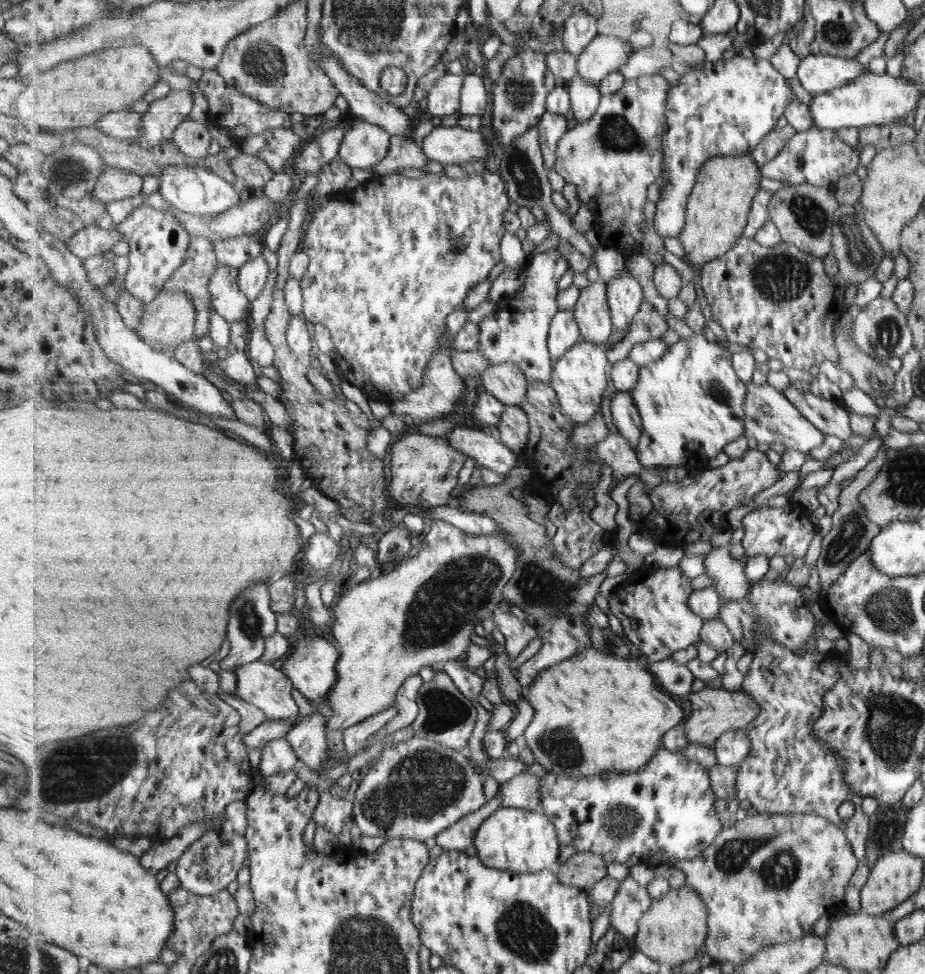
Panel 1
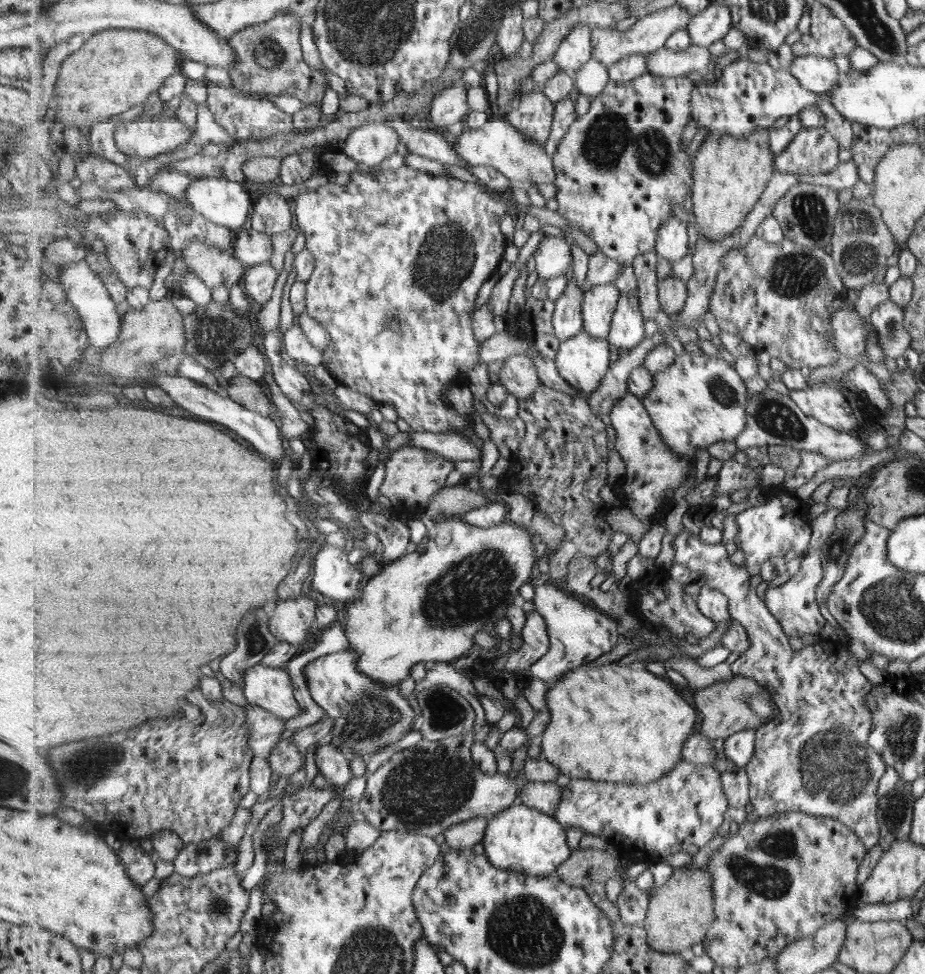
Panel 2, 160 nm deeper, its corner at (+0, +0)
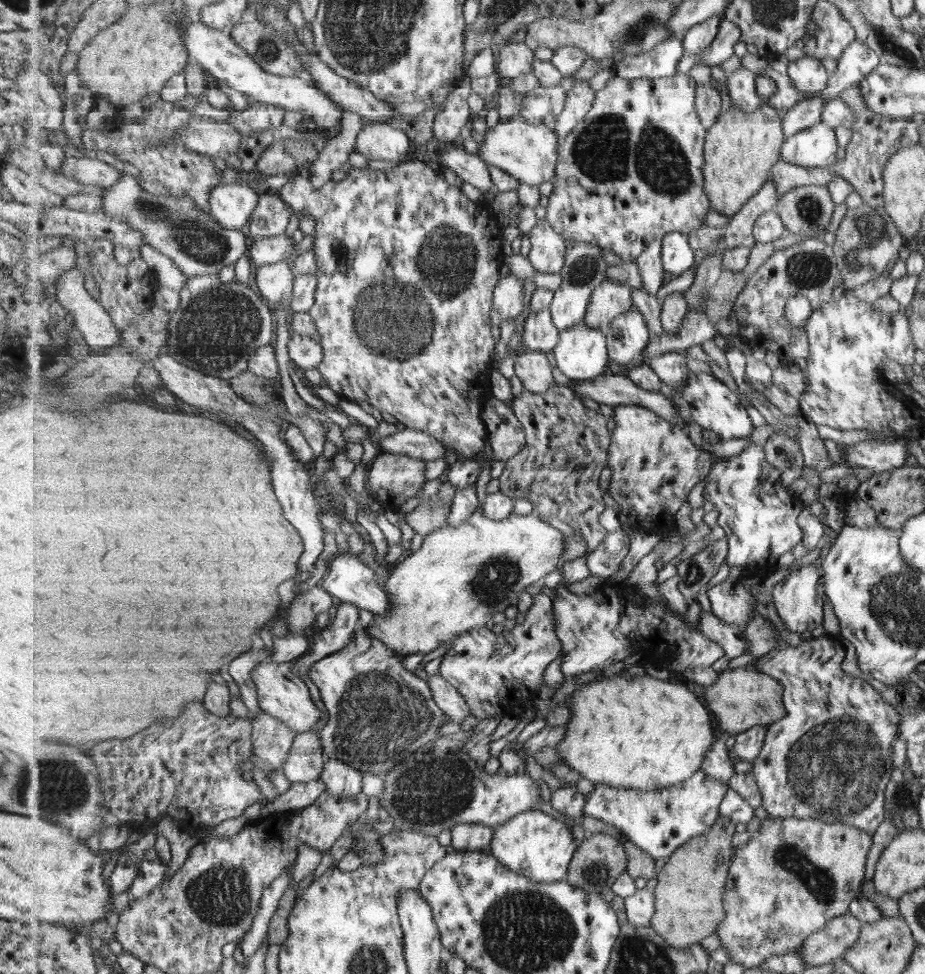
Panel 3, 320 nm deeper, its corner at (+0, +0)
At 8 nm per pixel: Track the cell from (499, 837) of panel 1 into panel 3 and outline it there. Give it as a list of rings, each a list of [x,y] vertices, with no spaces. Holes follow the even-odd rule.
[[[535,808],[494,828],[494,839],[490,847],[492,855],[506,868],[540,883],[565,880],[579,848],[572,830],[557,818]]]

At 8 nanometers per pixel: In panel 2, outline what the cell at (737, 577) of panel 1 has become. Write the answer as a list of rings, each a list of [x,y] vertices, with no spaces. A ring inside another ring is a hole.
[[[684,529],[681,531],[672,542],[674,547],[674,561],[679,564],[684,564],[691,571],[701,571],[706,576],[706,585],[713,589],[723,592],[725,596],[729,597],[730,613],[735,621],[741,623],[749,633],[751,639],[750,649],[738,656],[738,658],[732,663],[731,668],[735,675],[741,675],[742,677],[749,677],[760,682],[772,696],[773,702],[780,708],[780,716],[774,717],[767,724],[760,726],[756,729],[756,754],[753,755],[752,760],[746,766],[748,775],[750,776],[750,800],[754,807],[754,812],[759,818],[773,817],[774,815],[781,815],[789,812],[803,812],[813,816],[832,817],[833,819],[841,820],[843,824],[851,828],[853,832],[860,837],[865,843],[866,849],[871,849],[876,846],[879,838],[879,830],[877,830],[877,820],[875,820],[875,814],[877,811],[877,796],[875,796],[875,790],[877,790],[877,783],[885,772],[886,764],[883,760],[876,755],[873,747],[868,743],[870,734],[873,730],[873,715],[870,708],[866,705],[867,695],[873,690],[873,683],[869,680],[868,676],[861,670],[860,661],[857,657],[852,655],[850,649],[845,648],[845,644],[840,643],[837,640],[822,639],[817,644],[804,645],[802,649],[793,650],[791,644],[789,644],[789,635],[784,631],[780,620],[770,611],[766,600],[761,600],[757,596],[755,590],[751,590],[751,576],[753,575],[745,566],[737,567],[731,562],[729,552],[727,548],[721,543],[717,544],[705,544],[699,540],[698,535],[693,534],[691,530]]]

